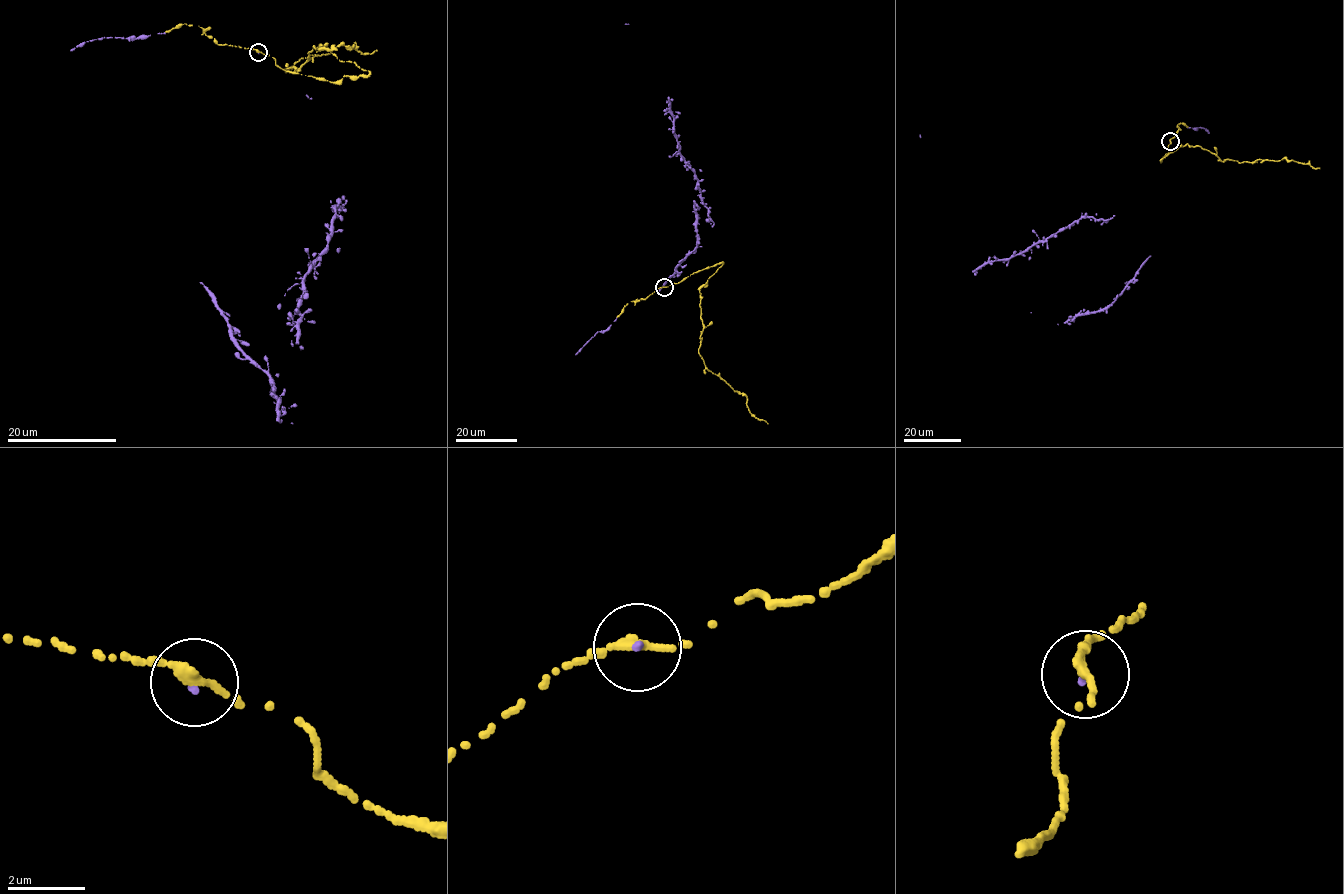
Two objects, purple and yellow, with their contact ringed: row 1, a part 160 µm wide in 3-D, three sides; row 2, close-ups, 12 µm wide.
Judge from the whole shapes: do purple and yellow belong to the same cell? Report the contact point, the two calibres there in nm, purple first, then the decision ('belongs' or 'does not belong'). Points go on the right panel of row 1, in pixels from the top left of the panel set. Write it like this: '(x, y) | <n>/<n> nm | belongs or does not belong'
(1170, 141) | 100/240 nm | belongs

